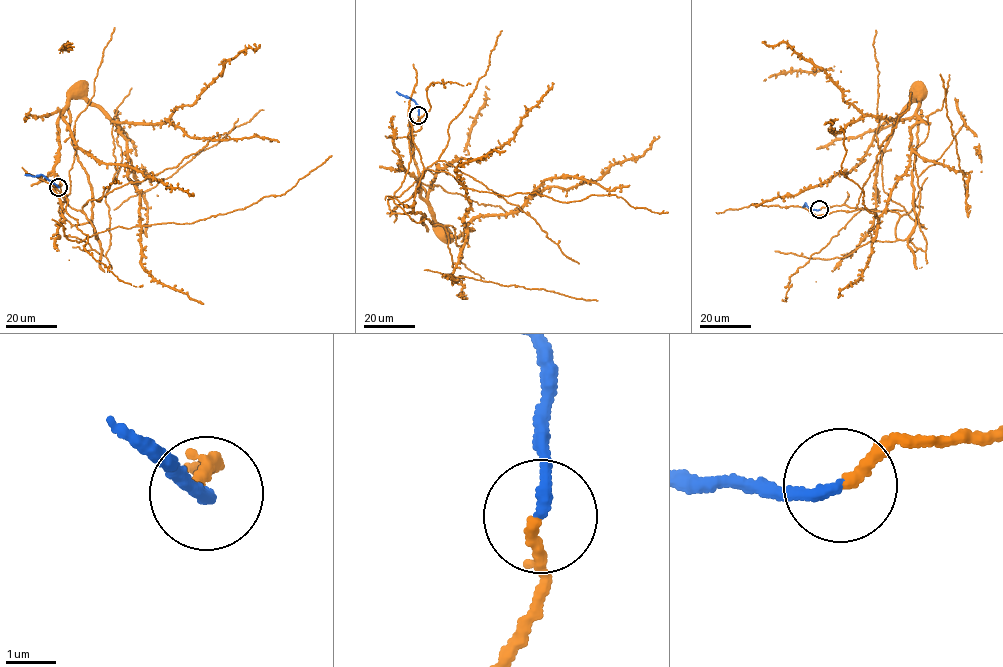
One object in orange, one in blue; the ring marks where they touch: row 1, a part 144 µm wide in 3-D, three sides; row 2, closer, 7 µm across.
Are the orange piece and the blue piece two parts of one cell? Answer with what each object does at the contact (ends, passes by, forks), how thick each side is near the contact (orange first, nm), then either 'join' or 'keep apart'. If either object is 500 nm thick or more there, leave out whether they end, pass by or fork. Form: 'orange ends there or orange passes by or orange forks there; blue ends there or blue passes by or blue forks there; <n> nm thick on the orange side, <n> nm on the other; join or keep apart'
orange passes by; blue ends there; 160 nm thick on the orange side, 240 nm on the other; join

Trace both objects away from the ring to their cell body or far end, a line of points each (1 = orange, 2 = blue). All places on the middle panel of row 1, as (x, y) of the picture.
1: (418, 115), (389, 208), (448, 172), (466, 240), (436, 223), (437, 169), (507, 144), (553, 83)
2: (418, 115), (418, 105), (396, 92)

